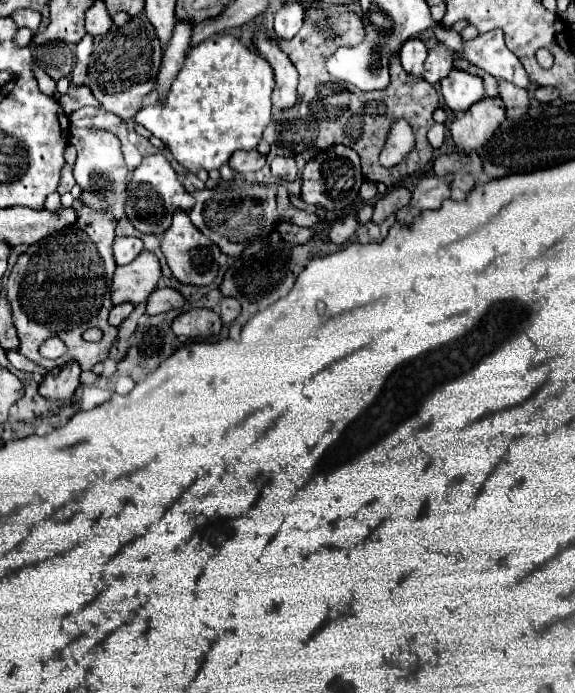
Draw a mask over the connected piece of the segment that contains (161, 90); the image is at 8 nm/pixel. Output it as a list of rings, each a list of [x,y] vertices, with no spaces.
[[[177,20],[175,28],[173,28],[173,36],[163,52],[163,62],[161,62],[161,70],[159,70],[159,76],[157,76],[157,86],[155,86],[155,92],[157,92],[157,102],[165,98],[165,94],[169,92],[177,72],[181,70],[183,66],[183,60],[185,60],[185,54],[189,50],[189,42],[191,42],[191,32],[193,32],[193,22],[185,22],[185,20]]]

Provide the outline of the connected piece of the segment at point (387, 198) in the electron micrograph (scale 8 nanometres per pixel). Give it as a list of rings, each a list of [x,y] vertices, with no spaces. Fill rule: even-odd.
[[[405,186],[391,188],[383,198],[379,198],[373,206],[373,222],[381,224],[389,214],[401,210],[411,200],[411,192]]]

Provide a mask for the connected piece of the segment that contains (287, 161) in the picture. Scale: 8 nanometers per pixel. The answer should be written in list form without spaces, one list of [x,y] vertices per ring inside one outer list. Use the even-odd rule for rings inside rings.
[[[277,156],[273,162],[271,162],[271,174],[281,178],[281,180],[295,180],[299,170],[295,166],[295,160],[293,158],[287,158],[287,156]]]

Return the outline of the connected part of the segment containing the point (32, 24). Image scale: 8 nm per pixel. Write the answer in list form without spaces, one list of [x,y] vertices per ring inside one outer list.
[[[17,10],[11,18],[19,28],[29,28],[31,32],[37,32],[41,24],[41,14],[35,10]]]

